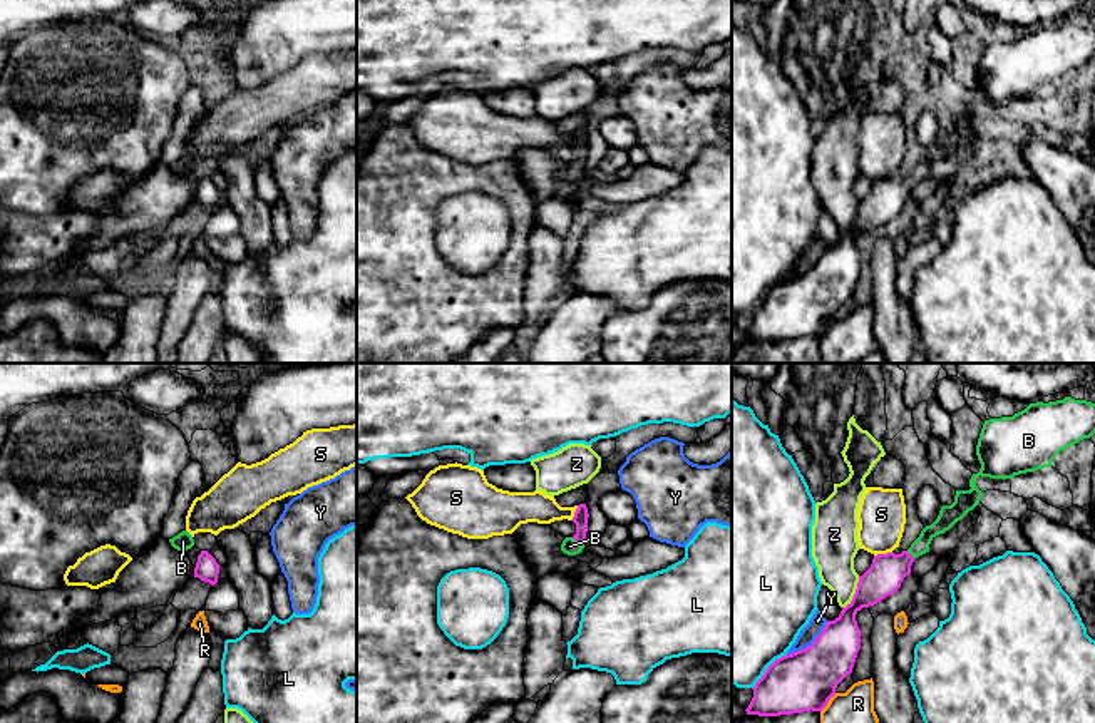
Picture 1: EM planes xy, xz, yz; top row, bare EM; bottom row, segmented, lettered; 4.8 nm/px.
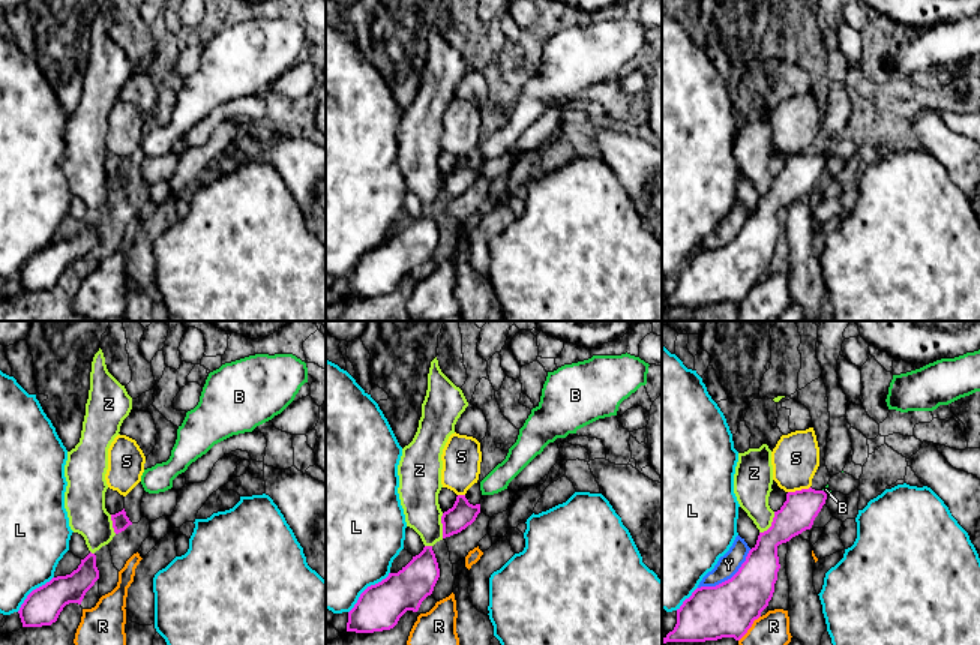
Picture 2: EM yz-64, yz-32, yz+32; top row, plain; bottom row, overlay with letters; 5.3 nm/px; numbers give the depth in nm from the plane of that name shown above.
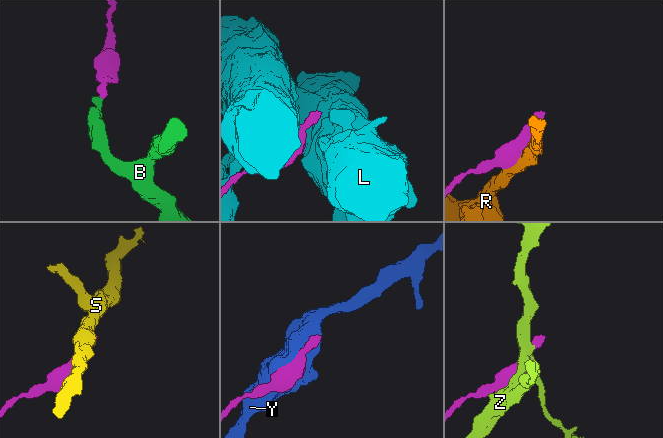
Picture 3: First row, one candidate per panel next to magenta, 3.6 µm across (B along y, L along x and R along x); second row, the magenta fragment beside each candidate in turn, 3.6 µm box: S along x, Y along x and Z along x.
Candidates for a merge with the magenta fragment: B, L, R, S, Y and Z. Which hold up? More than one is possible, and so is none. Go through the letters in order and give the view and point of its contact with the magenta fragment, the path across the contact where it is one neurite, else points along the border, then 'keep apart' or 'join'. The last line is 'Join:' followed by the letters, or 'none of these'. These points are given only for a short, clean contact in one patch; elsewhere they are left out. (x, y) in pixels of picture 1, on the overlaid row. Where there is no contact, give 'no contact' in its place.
B: contact xz (578, 543); way xz (580, 519), (578, 543), (570, 546); join
L: contact yz (767, 670); border yz (786, 653), (767, 668), (752, 688); keep apart
R: contact yz (827, 702); keep apart
S: contact yz (883, 554); border yz (891, 551), (874, 556); keep apart
Y: contact yz (811, 645); keep apart
Z: contact yz (856, 593); border yz (859, 576), (854, 596), (843, 608); keep apart
Join: B

